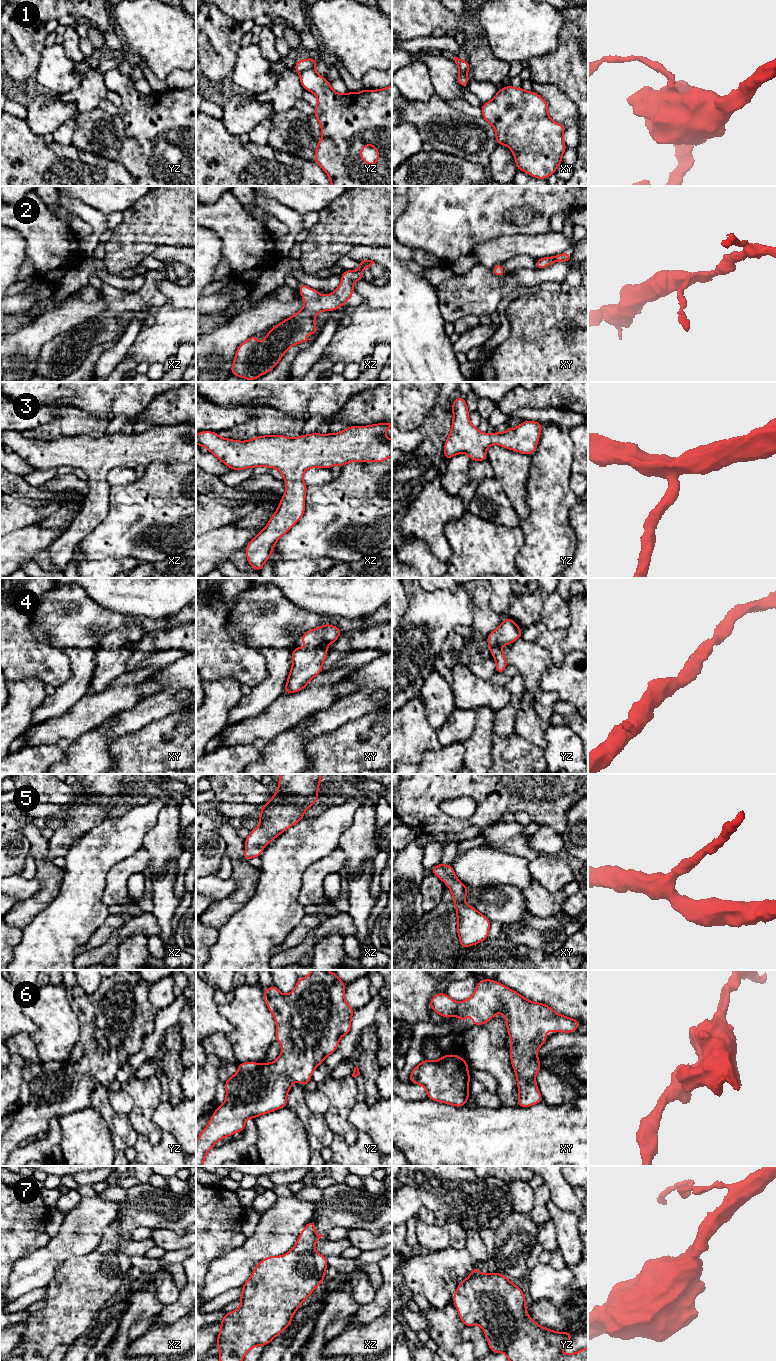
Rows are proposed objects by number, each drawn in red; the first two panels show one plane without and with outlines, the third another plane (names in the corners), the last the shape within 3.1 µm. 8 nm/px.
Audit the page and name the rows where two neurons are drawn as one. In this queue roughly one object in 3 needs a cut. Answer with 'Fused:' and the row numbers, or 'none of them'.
Fused: 1

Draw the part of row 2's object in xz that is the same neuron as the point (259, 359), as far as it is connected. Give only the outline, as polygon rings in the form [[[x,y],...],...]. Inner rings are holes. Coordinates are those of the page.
[[[372,260],[358,261],[359,270],[345,270],[341,276],[341,285],[326,296],[300,282],[299,292],[304,300],[304,307],[275,325],[269,333],[265,334],[263,343],[259,344],[257,335],[253,335],[239,345],[230,375],[251,381],[256,380],[273,370],[290,347],[312,340],[306,337],[306,332],[313,335],[320,332],[315,328],[315,316],[321,311],[335,311],[347,303],[355,292],[353,284],[364,279],[364,268],[370,268],[374,263]]]

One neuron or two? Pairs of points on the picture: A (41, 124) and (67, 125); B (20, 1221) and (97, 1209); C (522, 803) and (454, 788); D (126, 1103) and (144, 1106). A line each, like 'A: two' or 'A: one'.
A: two
B: two
C: one
D: two

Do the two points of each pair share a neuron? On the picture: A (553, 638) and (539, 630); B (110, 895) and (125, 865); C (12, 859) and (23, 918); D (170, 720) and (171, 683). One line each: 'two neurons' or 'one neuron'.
A: one neuron
B: one neuron
C: two neurons
D: two neurons

